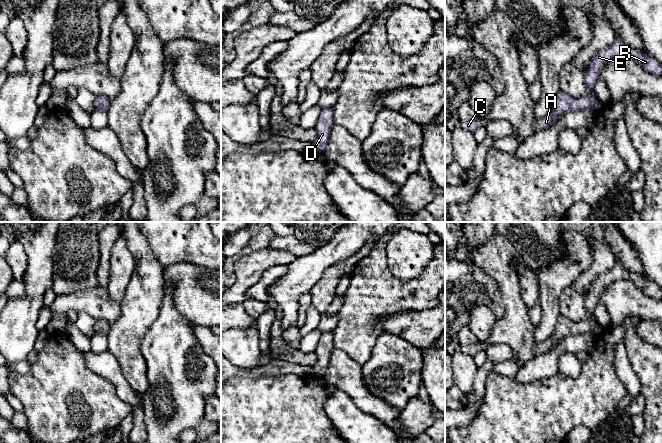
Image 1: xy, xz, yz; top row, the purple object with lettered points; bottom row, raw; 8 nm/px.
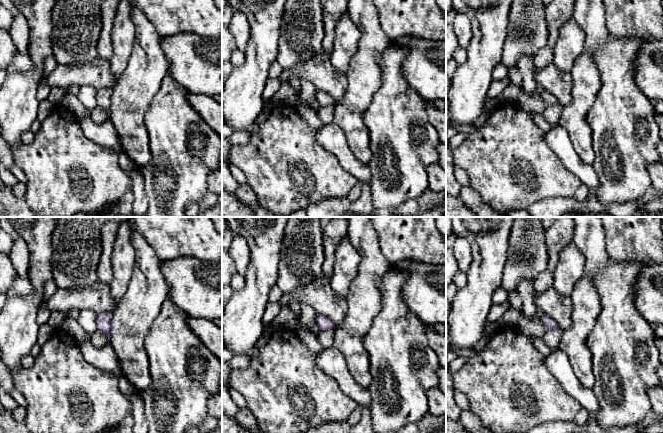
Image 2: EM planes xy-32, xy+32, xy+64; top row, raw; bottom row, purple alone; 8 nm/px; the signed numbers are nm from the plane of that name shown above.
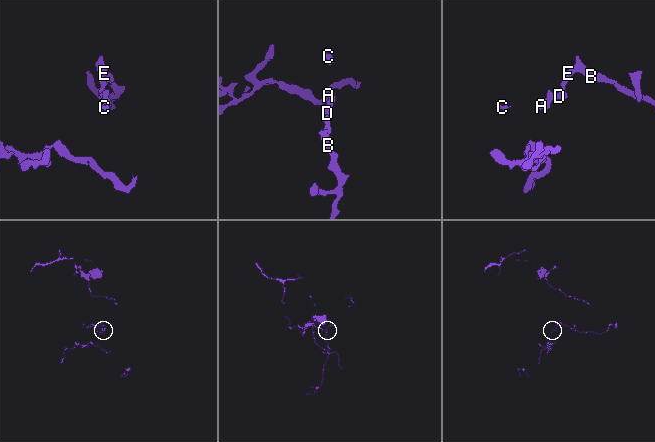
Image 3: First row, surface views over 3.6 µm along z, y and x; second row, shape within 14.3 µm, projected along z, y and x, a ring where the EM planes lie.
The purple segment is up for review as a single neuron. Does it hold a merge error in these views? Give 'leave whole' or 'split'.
leave whole

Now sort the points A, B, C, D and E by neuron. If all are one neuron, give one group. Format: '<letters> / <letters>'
A B C D E

